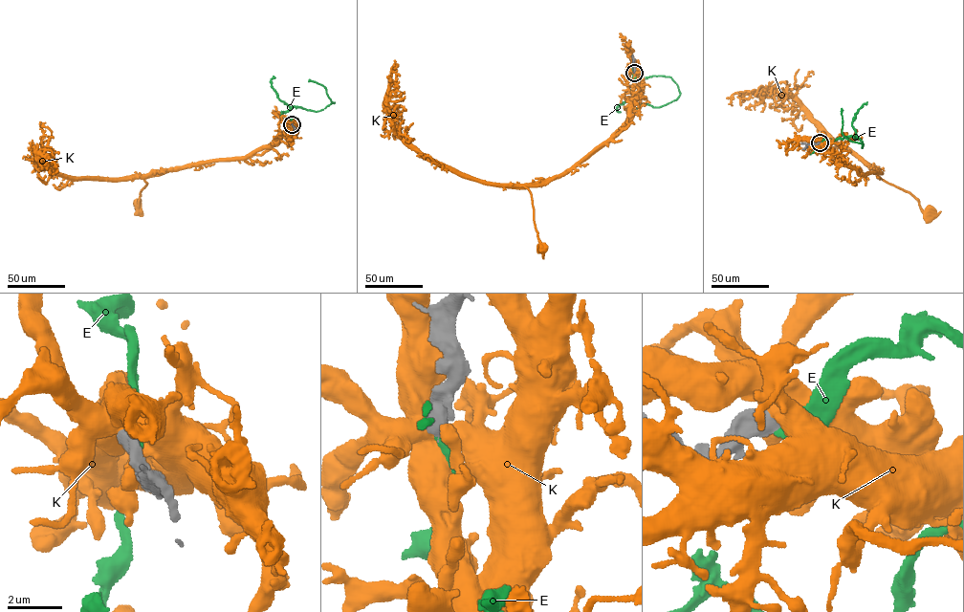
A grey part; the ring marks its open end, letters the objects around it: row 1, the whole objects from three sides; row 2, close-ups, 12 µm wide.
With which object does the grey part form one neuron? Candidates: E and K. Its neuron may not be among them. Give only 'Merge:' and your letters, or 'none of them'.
Merge: E

